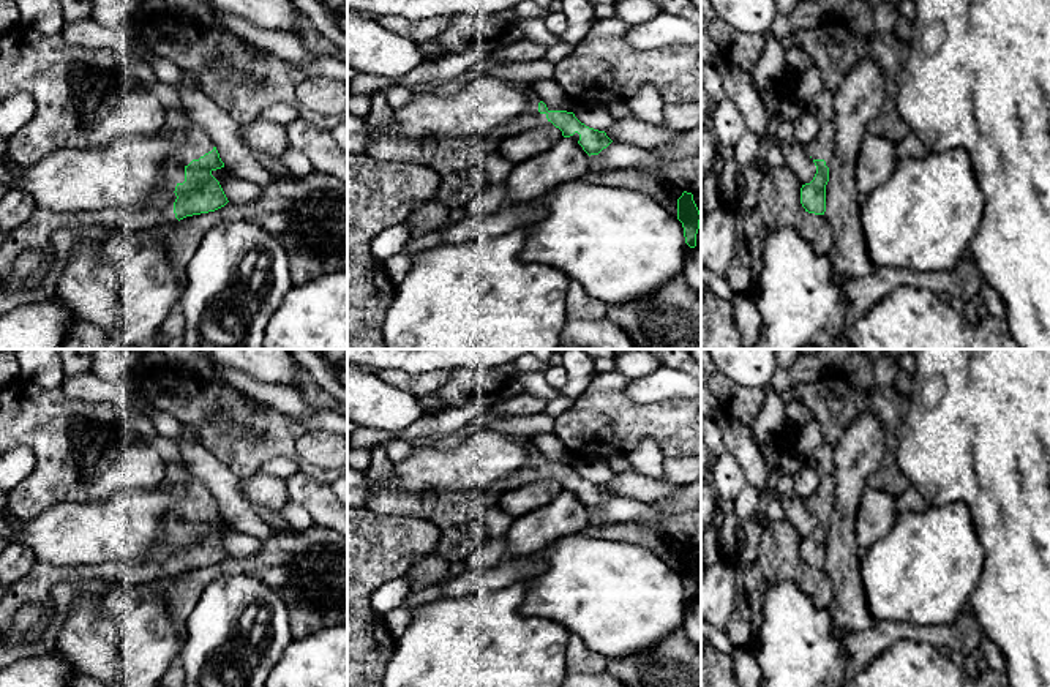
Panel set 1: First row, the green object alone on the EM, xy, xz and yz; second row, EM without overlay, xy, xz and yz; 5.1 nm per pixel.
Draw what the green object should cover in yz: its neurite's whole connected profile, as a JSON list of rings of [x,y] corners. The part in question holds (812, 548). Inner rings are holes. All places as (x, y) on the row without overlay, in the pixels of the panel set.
[[[834,474],[819,475],[819,485],[805,504],[816,520],[816,527],[810,537],[802,539],[801,557],[808,567],[824,569],[826,539],[829,535],[829,521],[835,504]]]

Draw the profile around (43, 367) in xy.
[[[17,349],[16,359],[21,365],[21,376],[41,389],[51,390],[62,385],[65,376],[58,349]]]

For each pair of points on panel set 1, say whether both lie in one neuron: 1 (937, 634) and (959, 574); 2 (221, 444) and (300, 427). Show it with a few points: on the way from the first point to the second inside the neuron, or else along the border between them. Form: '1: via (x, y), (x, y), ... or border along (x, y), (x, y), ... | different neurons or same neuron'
1: border along (967, 605), (946, 624), (903, 623) | different neurons
2: via (240, 444), (281, 433) | same neuron

